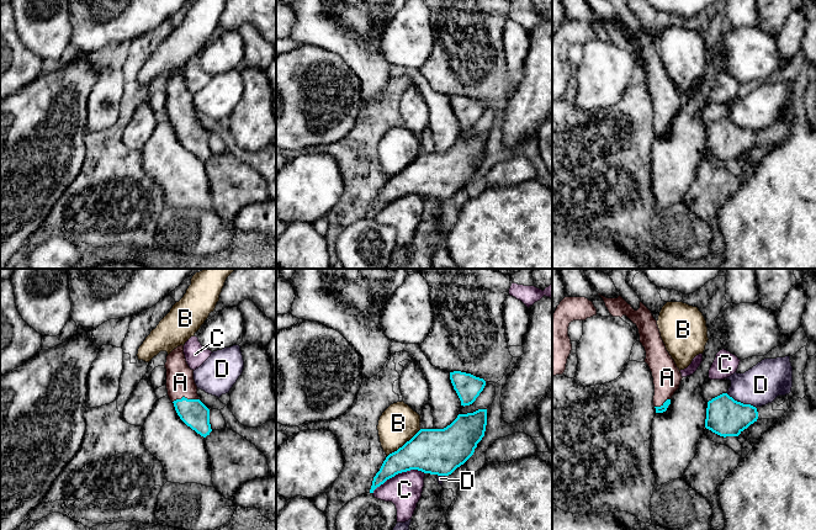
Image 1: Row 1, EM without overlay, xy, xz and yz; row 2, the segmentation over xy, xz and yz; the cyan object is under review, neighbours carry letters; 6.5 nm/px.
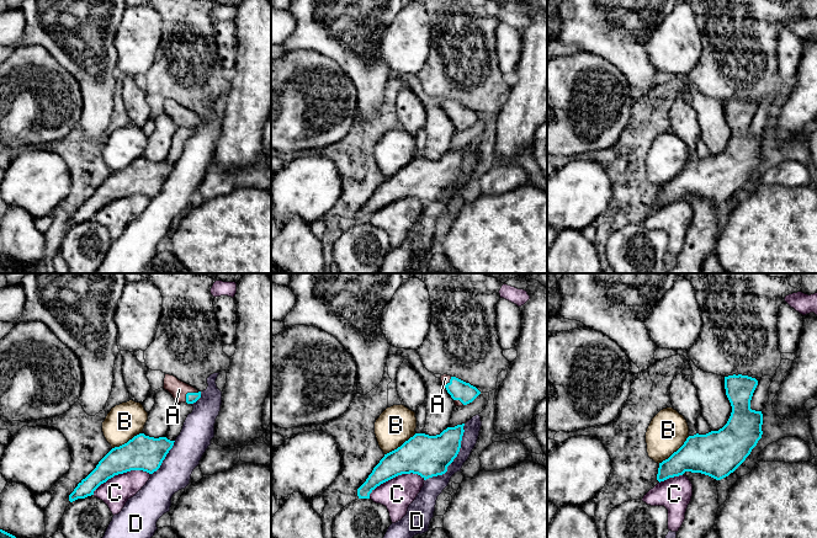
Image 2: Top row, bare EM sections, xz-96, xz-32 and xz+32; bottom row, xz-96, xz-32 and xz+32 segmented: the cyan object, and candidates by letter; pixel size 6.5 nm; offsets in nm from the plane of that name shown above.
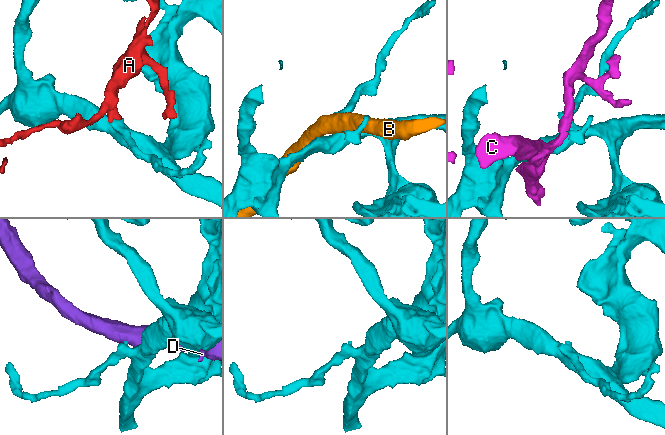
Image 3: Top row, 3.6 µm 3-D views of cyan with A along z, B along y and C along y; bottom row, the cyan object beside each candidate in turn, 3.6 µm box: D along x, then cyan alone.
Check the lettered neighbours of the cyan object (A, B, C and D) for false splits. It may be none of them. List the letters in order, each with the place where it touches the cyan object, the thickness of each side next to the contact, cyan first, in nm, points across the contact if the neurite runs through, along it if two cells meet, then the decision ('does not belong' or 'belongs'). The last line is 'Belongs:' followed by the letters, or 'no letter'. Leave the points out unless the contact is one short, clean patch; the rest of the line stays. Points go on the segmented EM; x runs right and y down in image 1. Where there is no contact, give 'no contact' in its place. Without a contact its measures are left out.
A: contact xy (185, 398); calibres 180 and 180 nm; belongs
B: contact xz (404, 444); calibres 300 and 240 nm; border xz (420, 429), (387, 456); does not belong
C: contact xz (397, 473); calibres 280 and 220 nm; does not belong
D: contact yz (740, 402); calibres 260 and 260 nm; does not belong
Belongs: A

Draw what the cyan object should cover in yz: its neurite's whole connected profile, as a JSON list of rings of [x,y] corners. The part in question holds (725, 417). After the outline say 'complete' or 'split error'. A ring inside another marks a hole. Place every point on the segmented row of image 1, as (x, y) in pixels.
[[[722,393],[708,402],[705,428],[720,436],[738,436],[757,422],[757,408]]]; complete

